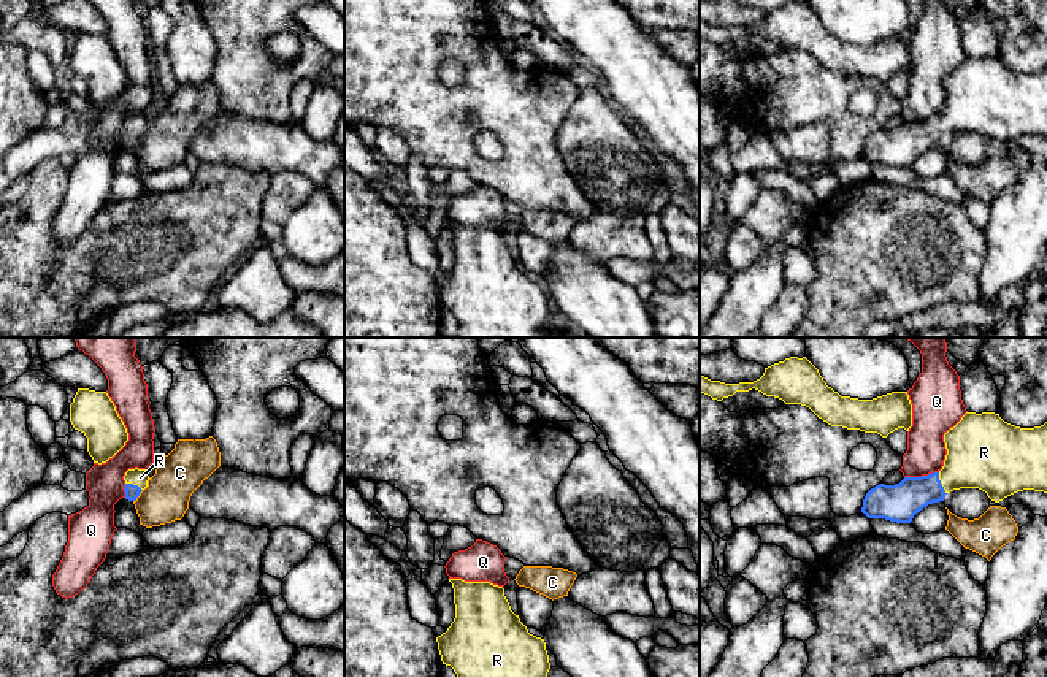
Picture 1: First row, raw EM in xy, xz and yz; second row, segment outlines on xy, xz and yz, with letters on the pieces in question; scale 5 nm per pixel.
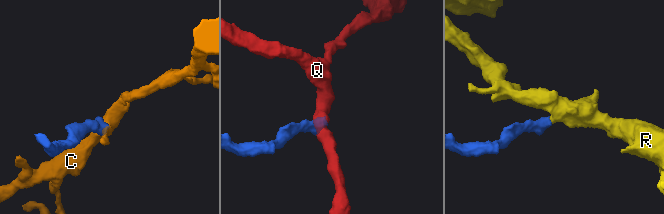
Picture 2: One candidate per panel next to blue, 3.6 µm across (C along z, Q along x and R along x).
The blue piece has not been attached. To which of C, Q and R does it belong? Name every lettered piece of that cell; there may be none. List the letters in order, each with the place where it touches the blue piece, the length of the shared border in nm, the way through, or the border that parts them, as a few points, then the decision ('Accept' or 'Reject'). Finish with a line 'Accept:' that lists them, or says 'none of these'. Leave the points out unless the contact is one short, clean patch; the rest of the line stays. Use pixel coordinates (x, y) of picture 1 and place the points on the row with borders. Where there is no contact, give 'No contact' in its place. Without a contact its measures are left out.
C: Touches blue at xy (138, 495). Shared border 80 nm. Reject
Q: Touches blue at yz (922, 476). Shared border 180 nm. Boundary: yz (938, 470), (928, 474), (905, 478). Reject
R: Touches blue at yz (939, 482). Shared border 130 nm. Path across: yz (898, 503), (939, 482), (954, 476), (981, 455). Accept
Accept: R

